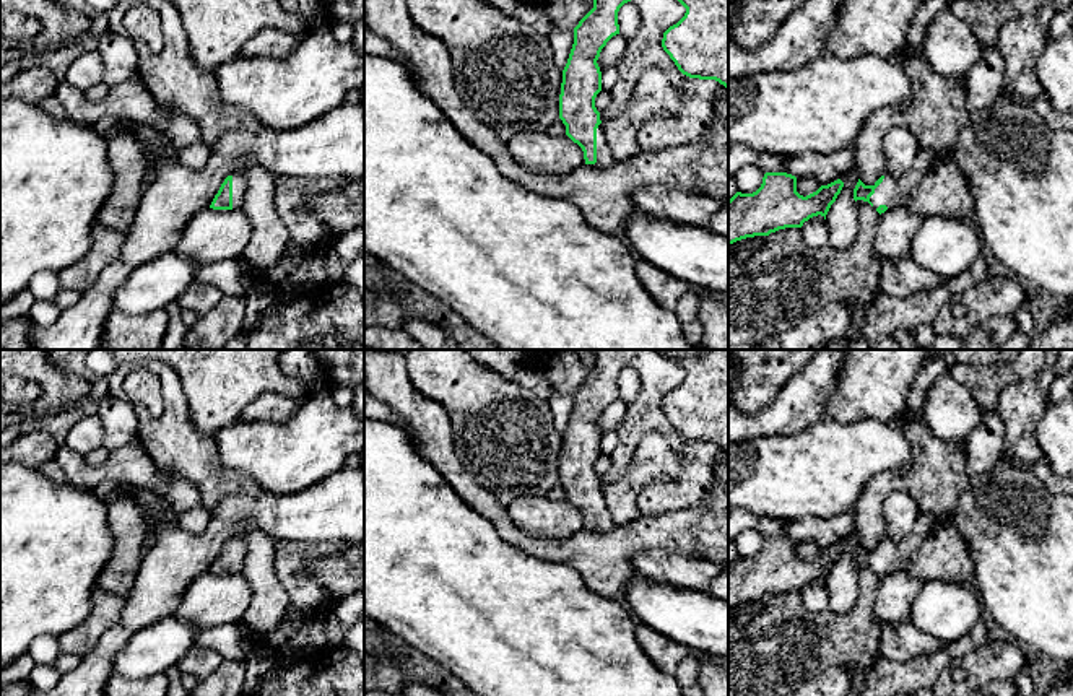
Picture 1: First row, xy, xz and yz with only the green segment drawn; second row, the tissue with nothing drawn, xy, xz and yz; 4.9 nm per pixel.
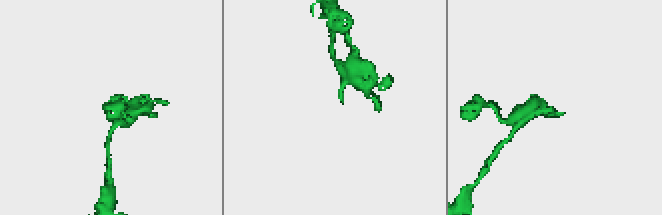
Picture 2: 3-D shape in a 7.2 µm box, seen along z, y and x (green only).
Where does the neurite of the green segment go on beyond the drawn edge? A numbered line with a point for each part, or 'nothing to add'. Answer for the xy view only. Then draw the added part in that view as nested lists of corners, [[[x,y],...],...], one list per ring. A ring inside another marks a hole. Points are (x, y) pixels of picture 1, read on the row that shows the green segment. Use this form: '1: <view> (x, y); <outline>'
1: xy (239, 184); [[[241,172],[232,174],[232,208],[239,210],[244,202],[247,182]]]

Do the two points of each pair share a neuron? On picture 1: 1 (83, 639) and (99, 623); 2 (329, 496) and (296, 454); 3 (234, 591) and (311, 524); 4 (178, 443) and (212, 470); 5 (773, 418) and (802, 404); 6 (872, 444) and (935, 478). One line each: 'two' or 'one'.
1: one
2: two
3: two
4: one
5: one
6: two

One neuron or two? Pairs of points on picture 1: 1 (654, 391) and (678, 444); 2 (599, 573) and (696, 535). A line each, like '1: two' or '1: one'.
1: one
2: one

